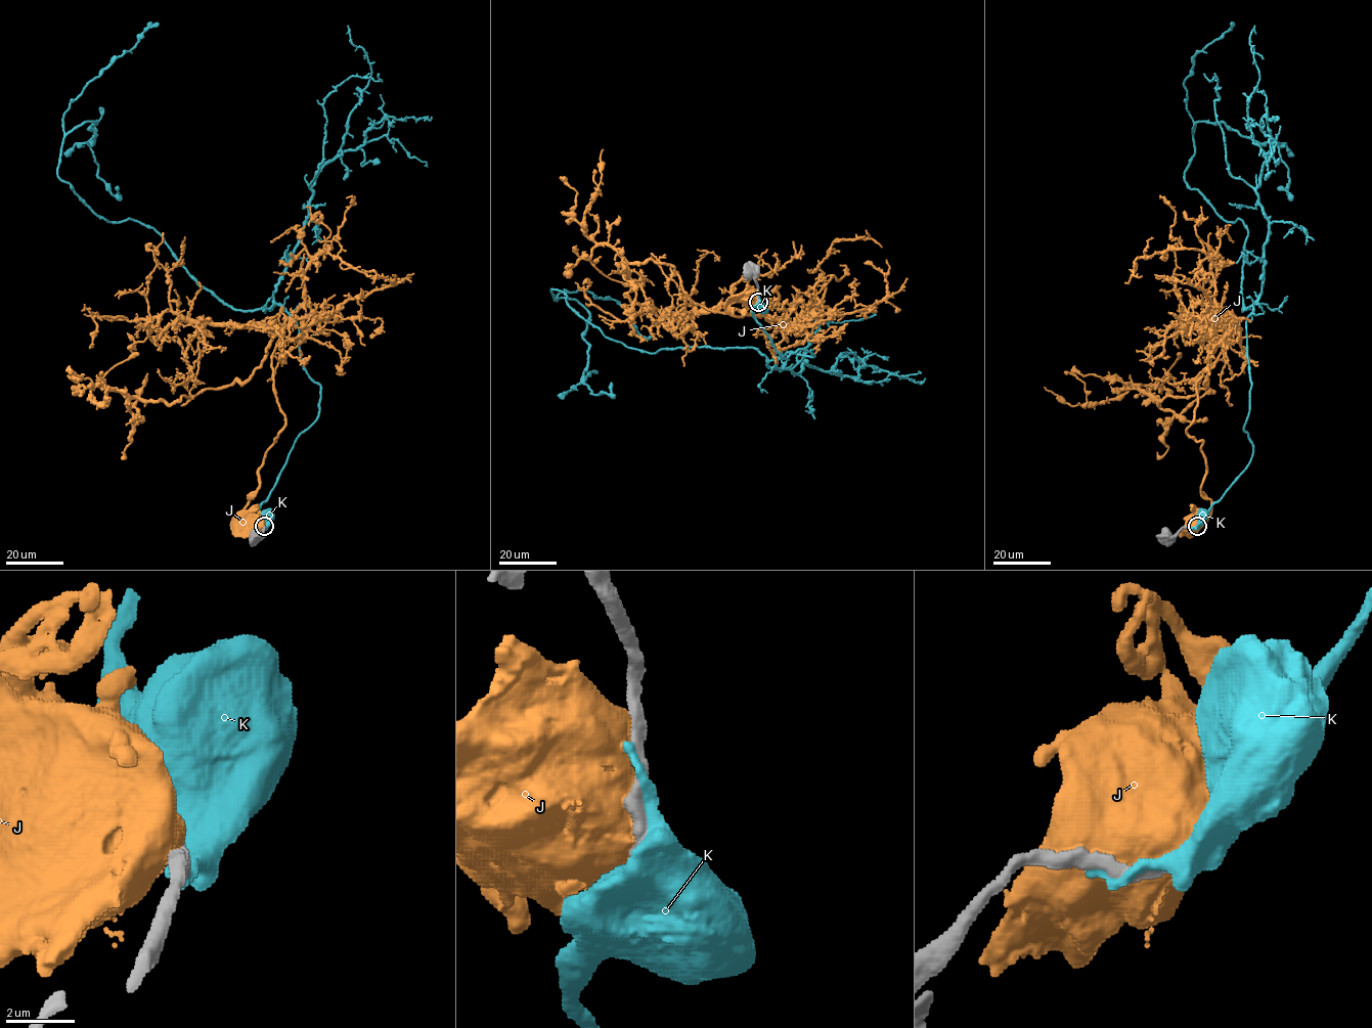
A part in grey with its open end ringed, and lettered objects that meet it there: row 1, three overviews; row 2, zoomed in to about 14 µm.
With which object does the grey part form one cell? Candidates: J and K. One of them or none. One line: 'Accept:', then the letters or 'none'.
Accept: none

